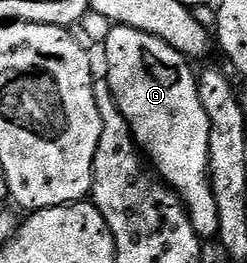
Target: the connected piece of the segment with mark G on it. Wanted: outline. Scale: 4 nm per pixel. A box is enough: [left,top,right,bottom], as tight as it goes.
[104,25,218,240]

